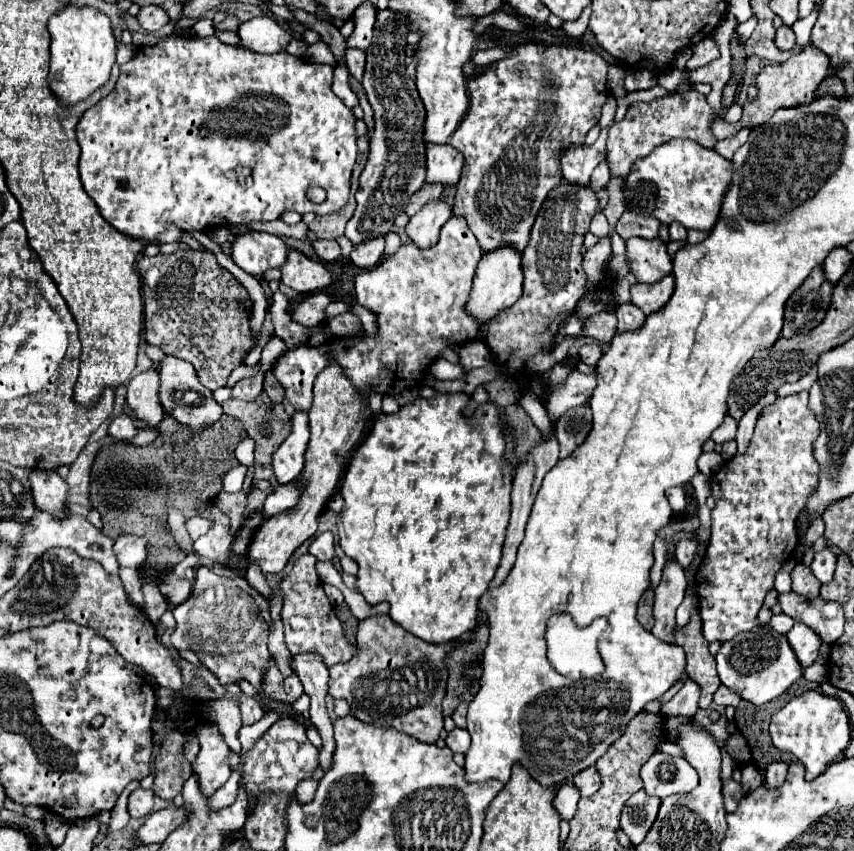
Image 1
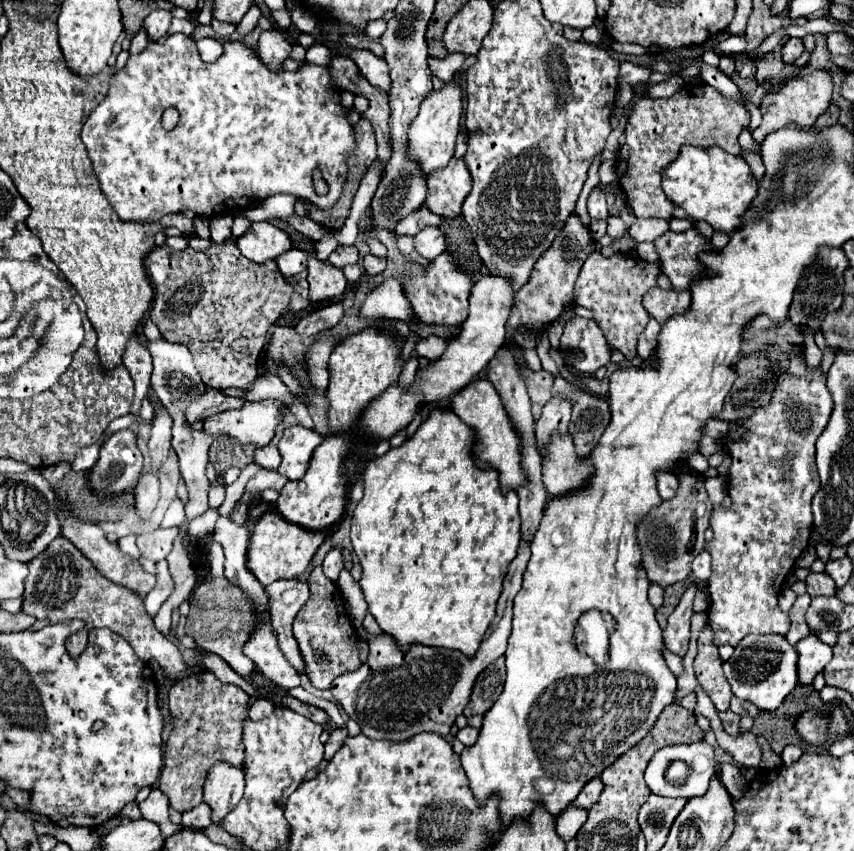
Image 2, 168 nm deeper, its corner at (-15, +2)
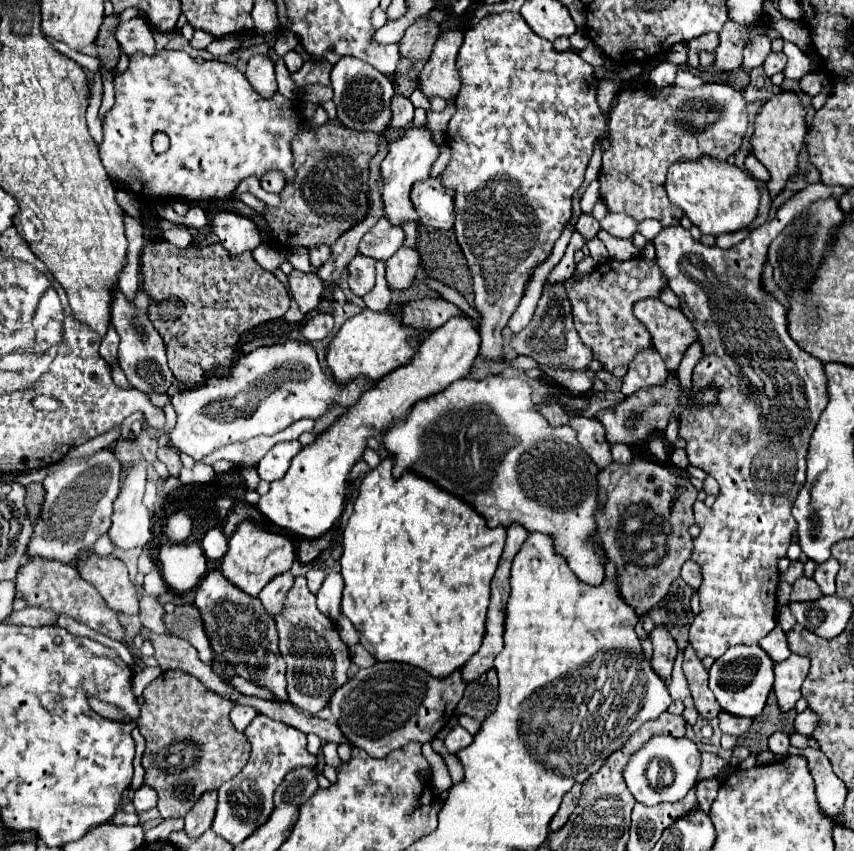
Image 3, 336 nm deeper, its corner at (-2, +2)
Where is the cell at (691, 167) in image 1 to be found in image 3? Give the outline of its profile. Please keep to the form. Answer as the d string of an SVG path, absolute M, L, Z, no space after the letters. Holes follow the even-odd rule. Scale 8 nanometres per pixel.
M699 156L697 160L677 160L667 170L663 188L669 200L685 212L685 216L701 230L701 234L721 236L725 232L735 232L749 226L757 216L757 182L739 166L711 156Z

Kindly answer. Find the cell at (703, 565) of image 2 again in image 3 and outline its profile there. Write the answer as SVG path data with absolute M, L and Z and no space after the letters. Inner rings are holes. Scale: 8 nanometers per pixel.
M687 560L687 562L683 564L681 578L683 578L693 590L697 590L699 584L701 584L701 568L699 568L699 564L695 564L693 560Z

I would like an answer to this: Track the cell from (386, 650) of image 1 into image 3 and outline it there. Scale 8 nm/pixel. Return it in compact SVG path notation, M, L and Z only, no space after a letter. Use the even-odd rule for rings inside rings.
M375 662L371 668L361 668L335 690L329 700L329 710L353 746L363 748L373 758L385 758L407 742L431 742L453 716L465 686L461 668L445 678L433 678L427 670L411 664Z

